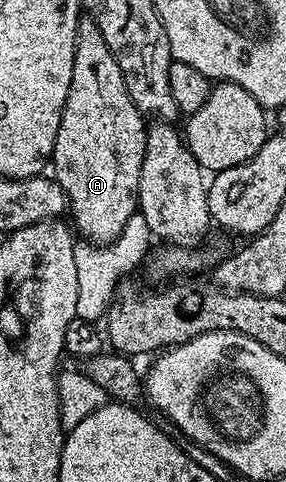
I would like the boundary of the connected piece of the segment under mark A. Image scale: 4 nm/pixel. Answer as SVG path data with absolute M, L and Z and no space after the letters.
M89 17L79 18L78 28L76 29L76 53L72 57L72 85L68 85L68 97L64 101L64 109L60 117L60 129L56 133L52 175L53 178L58 180L58 184L64 189L64 193L70 202L68 215L69 218L74 218L74 223L72 222L73 230L85 242L95 245L109 245L113 243L114 239L118 238L121 231L125 229L128 219L138 211L138 182L140 181L140 169L144 165L144 145L146 144L147 126L147 120L142 112L136 109L132 97L128 97L128 85L124 85L124 73L120 73L120 65L116 65L116 57L112 57L112 49L108 49L108 41L104 41L104 37L93 19Z

